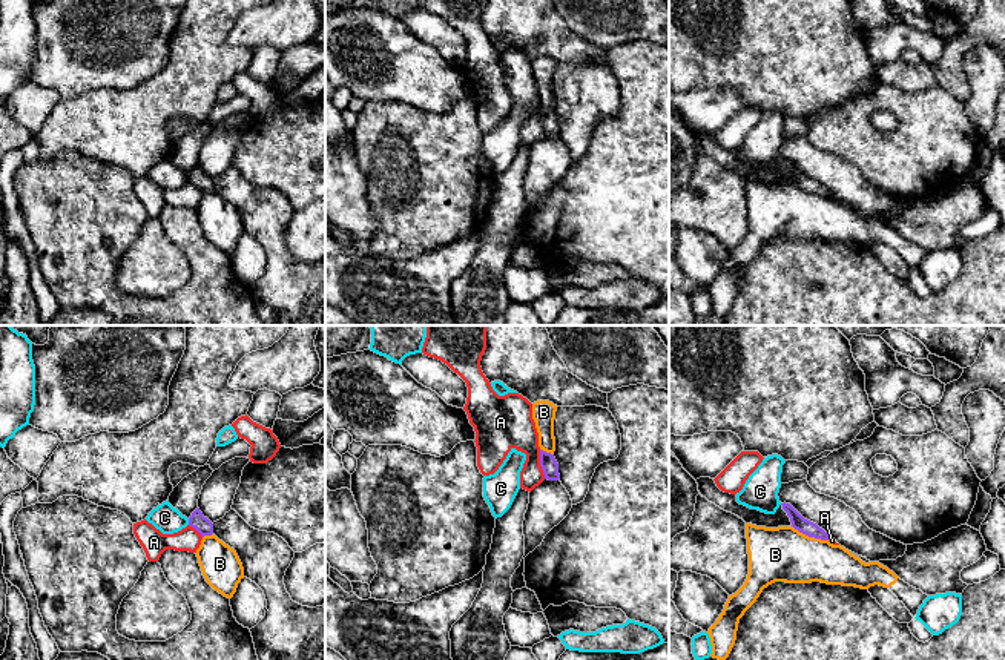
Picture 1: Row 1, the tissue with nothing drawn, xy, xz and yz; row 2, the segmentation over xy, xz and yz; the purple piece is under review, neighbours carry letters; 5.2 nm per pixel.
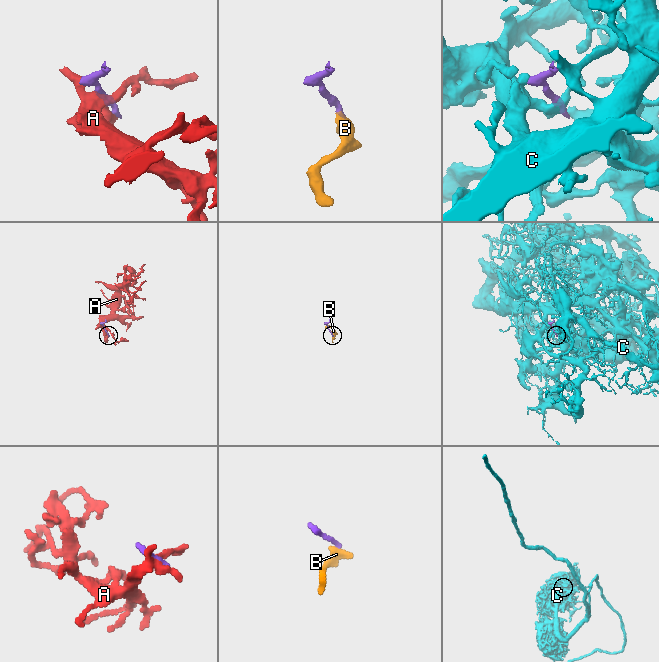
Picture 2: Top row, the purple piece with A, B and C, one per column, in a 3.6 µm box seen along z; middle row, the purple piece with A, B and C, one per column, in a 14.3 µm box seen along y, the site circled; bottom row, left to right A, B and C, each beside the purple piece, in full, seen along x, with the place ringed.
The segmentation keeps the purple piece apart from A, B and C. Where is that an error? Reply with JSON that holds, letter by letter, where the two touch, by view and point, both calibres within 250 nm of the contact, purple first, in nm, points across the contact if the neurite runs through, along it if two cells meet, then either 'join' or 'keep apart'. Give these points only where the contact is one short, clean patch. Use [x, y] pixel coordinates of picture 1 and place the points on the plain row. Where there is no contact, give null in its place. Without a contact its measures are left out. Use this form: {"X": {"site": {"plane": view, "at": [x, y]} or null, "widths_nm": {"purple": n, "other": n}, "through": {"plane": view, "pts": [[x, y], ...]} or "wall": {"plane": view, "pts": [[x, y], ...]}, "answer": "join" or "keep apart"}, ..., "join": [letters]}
{"A": {"site": {"plane": "xz", "at": [540, 120]}, "widths_nm": {"purple": 90, "other": 220}, "answer": "keep apart"}, "B": {"site": {"plane": "yz", "at": [810, 192]}, "widths_nm": {"purple": 80, "other": 280}, "wall": {"plane": "yz", "pts": [[792, 181], [809, 192], [827, 197]]}, "answer": "keep apart"}, "C": {"site": {"plane": "xy", "at": [189, 178]}, "widths_nm": {"purple": 90, "other": 140}, "answer": "keep apart"}, "join": []}

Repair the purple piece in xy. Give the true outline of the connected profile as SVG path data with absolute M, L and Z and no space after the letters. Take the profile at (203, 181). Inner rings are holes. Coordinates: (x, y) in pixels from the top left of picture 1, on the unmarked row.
M196 164L189 173L189 181L195 184L203 193L213 190L213 180L203 172L199 164Z

